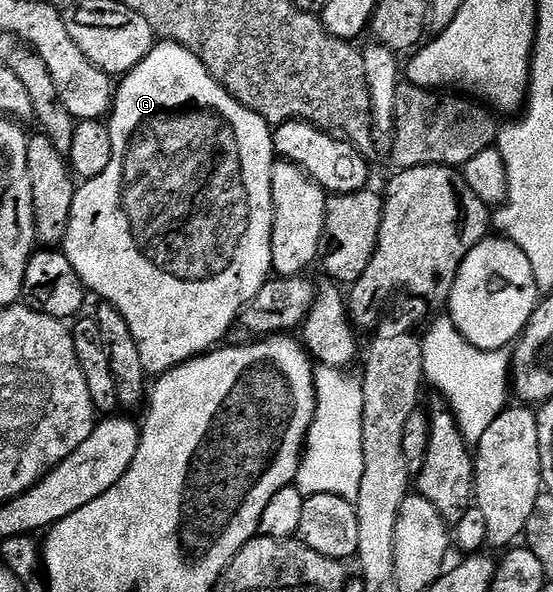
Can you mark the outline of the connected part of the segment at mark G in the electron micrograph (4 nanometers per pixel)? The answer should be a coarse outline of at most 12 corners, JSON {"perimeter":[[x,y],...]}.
{"perimeter":[[176,42],[119,79],[70,264],[159,376],[272,269],[273,127]]}

